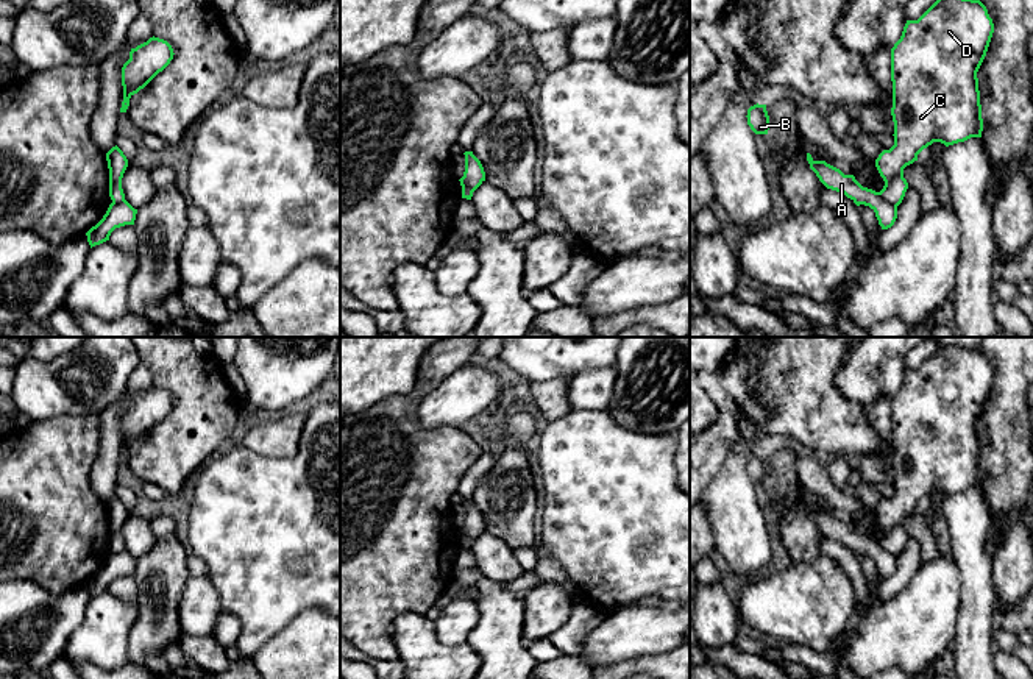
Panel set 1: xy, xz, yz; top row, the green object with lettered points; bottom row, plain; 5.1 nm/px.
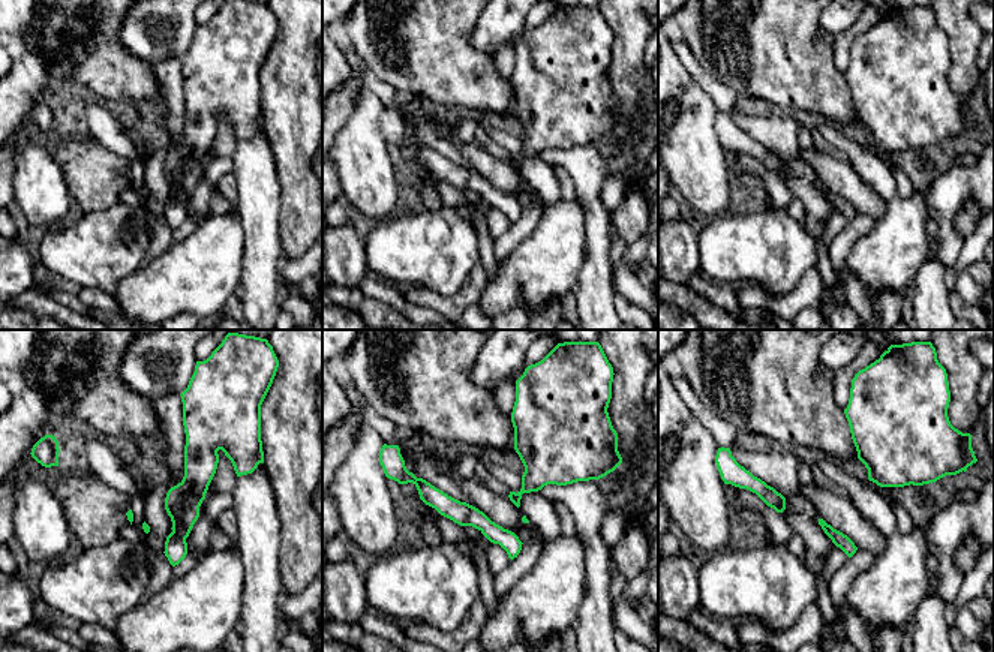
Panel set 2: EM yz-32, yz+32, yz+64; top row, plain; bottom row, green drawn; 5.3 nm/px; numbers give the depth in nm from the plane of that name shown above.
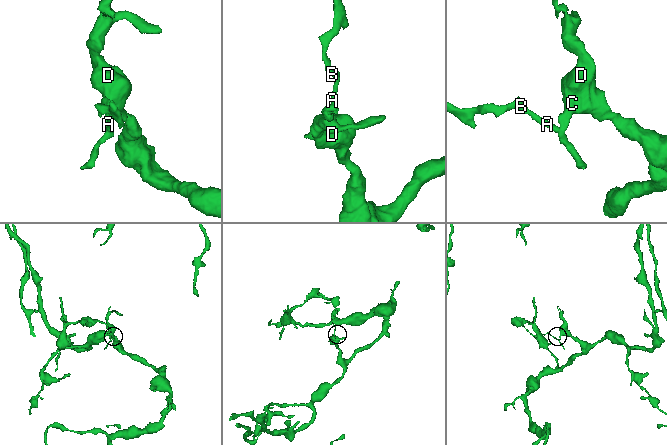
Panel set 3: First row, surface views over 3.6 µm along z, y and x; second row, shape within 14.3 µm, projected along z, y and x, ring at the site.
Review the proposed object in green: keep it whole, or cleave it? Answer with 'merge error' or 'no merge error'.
merge error

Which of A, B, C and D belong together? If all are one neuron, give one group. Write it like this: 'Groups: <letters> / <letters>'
Groups: A B / C D

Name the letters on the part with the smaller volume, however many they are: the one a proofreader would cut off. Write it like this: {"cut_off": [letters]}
{"cut_off": ["A", "B"]}

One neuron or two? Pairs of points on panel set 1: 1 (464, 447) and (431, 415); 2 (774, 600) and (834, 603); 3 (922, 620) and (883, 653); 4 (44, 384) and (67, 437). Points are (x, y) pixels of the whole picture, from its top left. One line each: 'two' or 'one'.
1: two
2: one
3: one
4: two

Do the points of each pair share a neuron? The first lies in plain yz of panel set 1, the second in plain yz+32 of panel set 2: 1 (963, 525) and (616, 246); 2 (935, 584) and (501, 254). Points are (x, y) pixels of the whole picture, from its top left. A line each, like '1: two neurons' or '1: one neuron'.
1: two neurons
2: two neurons

